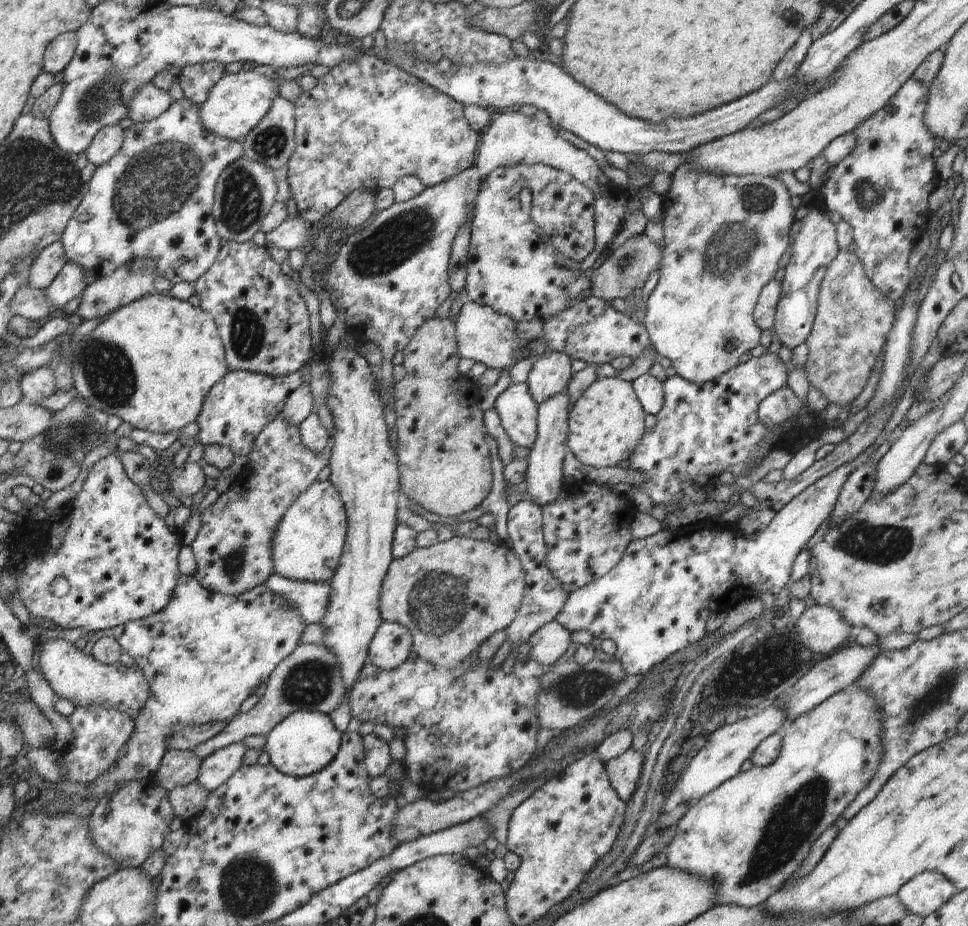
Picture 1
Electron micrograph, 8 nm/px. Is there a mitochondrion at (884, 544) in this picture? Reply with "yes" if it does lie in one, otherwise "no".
yes

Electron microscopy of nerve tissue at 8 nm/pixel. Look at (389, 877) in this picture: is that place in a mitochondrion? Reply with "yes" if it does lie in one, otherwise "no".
no

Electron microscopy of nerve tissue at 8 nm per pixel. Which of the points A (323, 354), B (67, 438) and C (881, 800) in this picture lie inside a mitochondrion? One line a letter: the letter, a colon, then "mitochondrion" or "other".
A: other
B: mitochondrion
C: other

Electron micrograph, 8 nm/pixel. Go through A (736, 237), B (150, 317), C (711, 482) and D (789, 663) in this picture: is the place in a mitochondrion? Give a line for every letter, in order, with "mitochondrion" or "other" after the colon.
A: mitochondrion
B: other
C: other
D: mitochondrion

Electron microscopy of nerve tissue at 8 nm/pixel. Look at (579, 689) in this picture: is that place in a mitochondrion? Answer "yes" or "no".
yes

